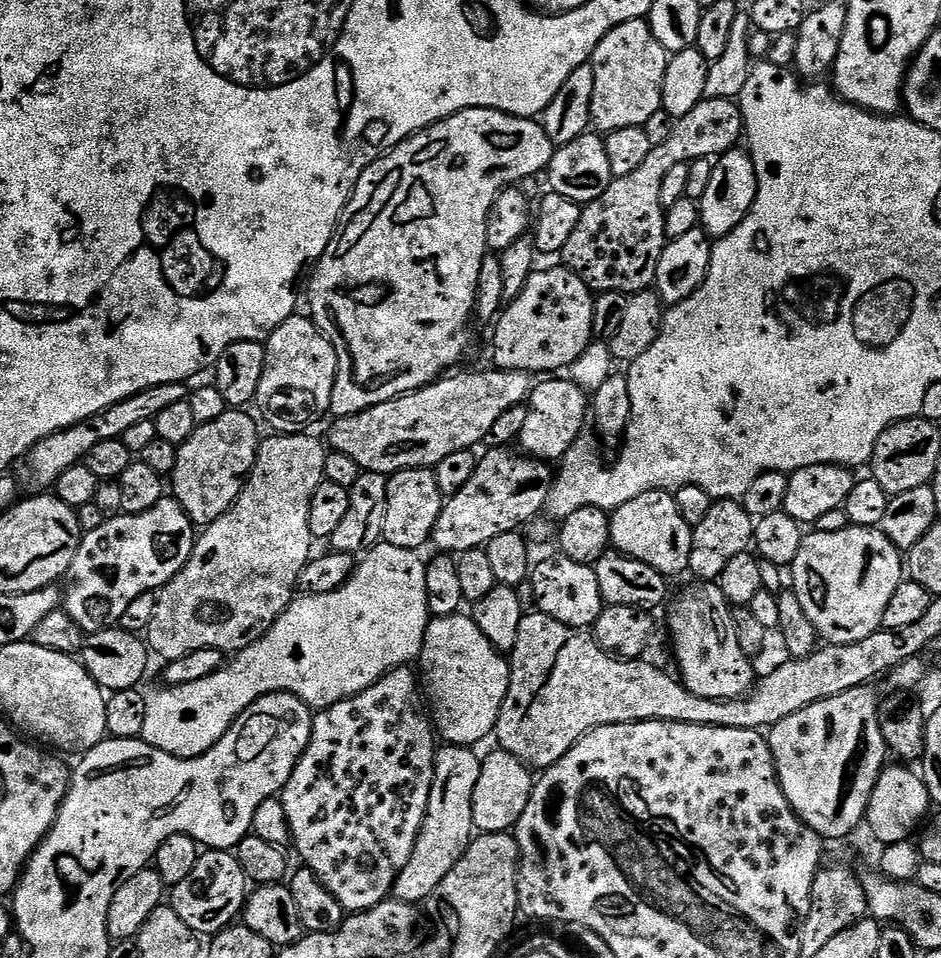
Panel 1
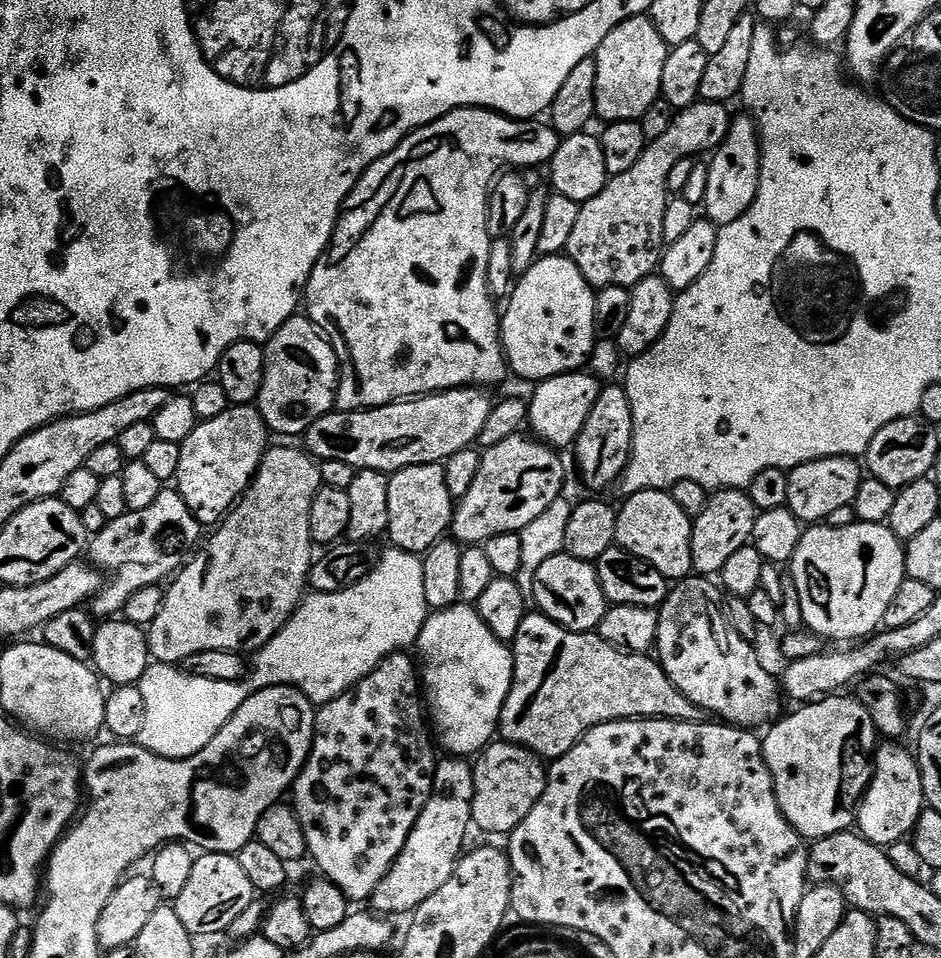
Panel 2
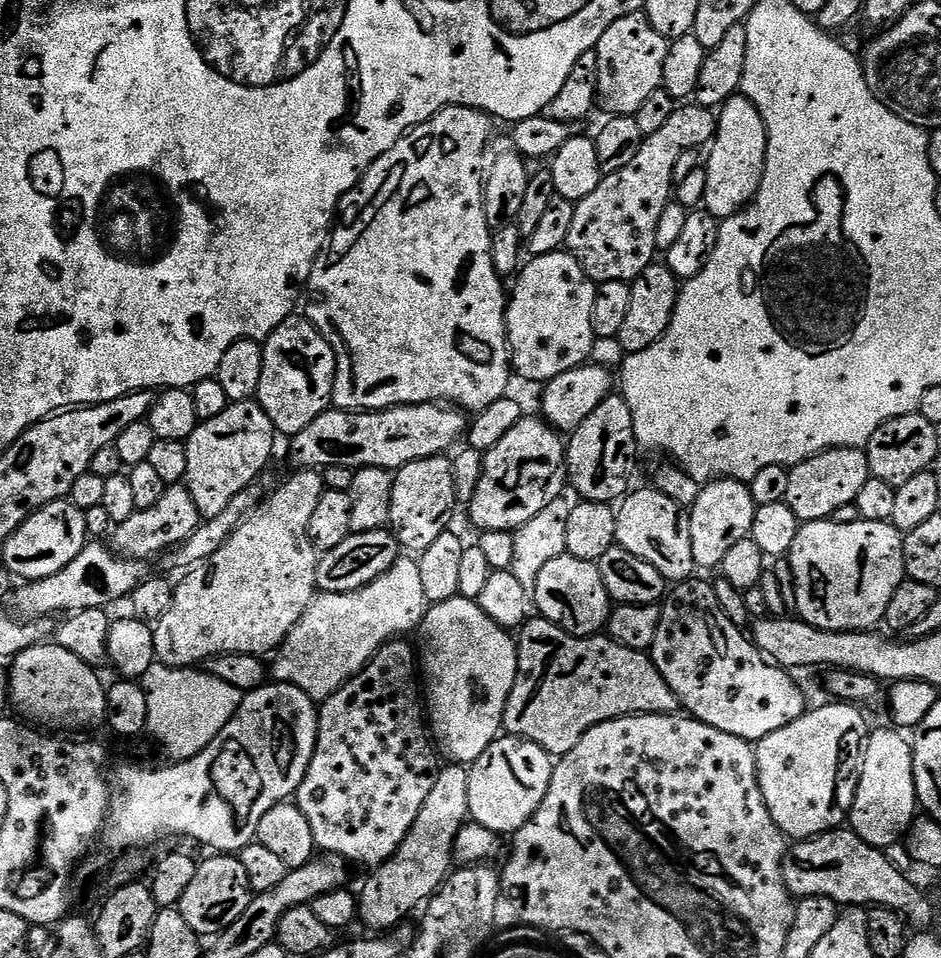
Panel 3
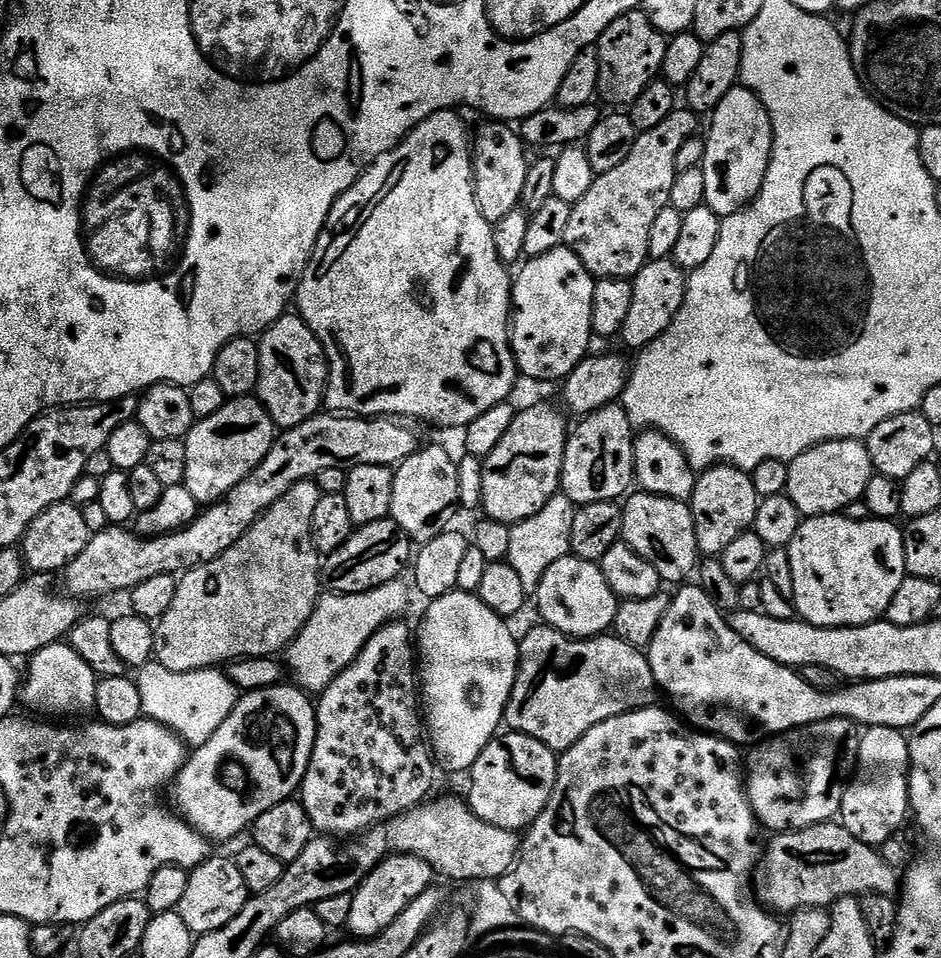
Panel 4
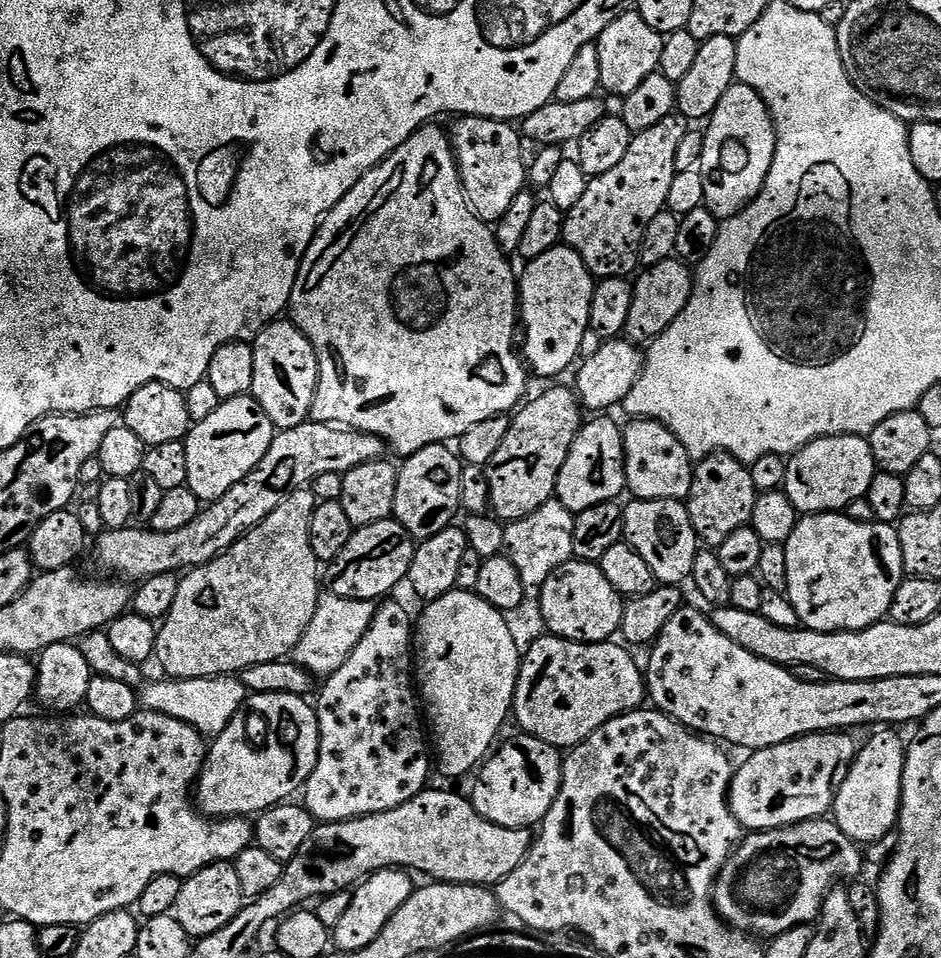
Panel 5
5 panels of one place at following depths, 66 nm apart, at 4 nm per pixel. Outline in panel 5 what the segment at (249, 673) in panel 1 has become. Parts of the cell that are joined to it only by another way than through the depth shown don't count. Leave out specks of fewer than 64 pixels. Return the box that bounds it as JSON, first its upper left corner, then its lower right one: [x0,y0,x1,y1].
[142,594,377,736]

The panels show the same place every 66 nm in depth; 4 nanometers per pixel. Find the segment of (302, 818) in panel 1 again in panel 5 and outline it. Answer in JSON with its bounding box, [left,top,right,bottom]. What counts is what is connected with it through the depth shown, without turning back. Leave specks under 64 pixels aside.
[302,602,434,824]

